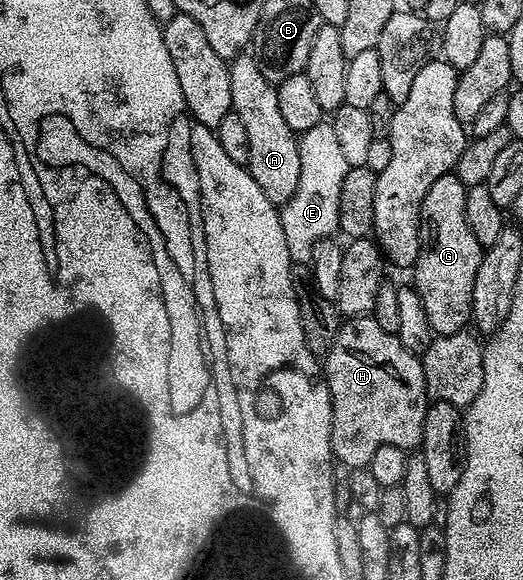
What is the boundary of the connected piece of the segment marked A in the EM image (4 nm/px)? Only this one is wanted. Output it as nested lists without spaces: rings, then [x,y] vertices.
[[[243,52],[229,63],[230,83],[232,84],[232,113],[240,116],[248,132],[248,167],[251,176],[260,184],[260,189],[272,204],[285,206],[300,184],[299,135],[282,119],[276,100],[277,85],[270,82],[260,72],[260,64],[253,53]]]

